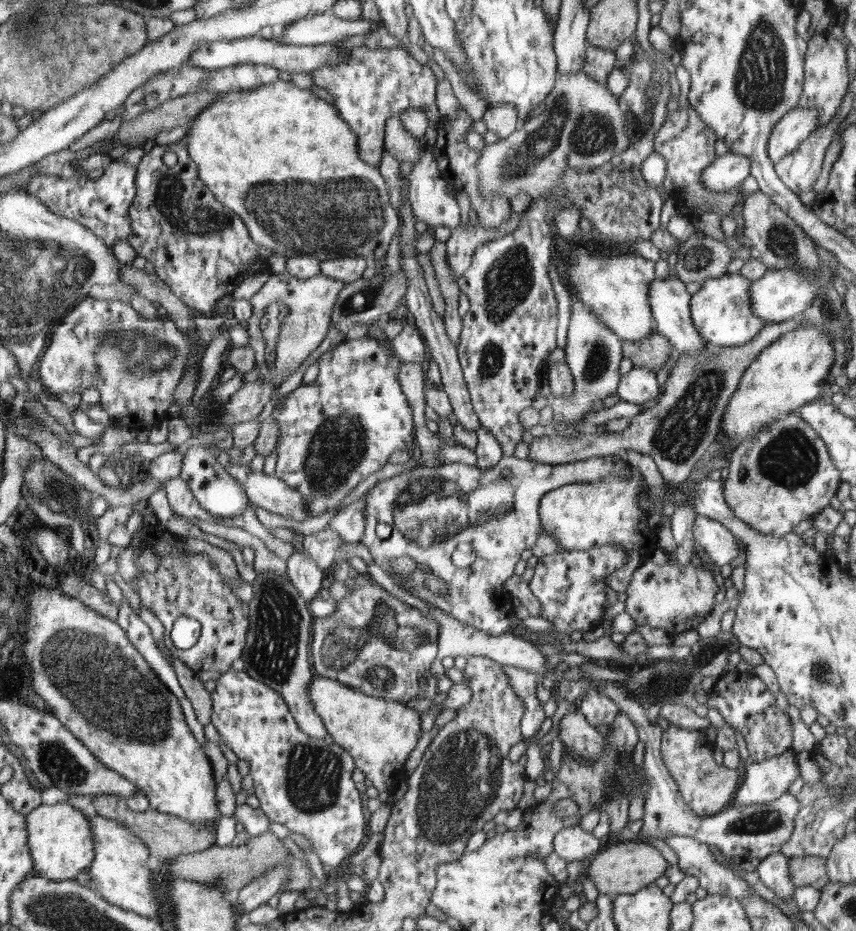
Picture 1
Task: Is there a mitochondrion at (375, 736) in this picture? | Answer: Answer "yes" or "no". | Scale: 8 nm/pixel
no

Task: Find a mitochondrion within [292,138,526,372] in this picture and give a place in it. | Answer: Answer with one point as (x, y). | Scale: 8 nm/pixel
(366, 297)

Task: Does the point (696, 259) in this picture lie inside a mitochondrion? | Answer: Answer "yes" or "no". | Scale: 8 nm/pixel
yes

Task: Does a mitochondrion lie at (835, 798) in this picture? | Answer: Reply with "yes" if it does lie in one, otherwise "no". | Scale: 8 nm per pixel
yes

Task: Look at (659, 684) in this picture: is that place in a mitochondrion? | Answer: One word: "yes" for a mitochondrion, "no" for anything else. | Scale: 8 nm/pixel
yes

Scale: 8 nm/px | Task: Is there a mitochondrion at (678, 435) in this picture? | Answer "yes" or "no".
yes

